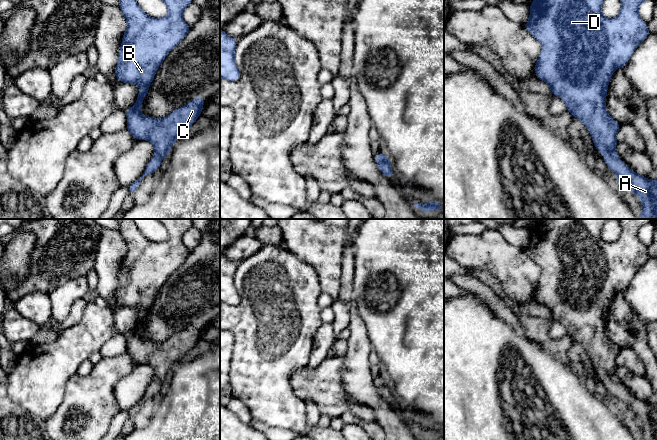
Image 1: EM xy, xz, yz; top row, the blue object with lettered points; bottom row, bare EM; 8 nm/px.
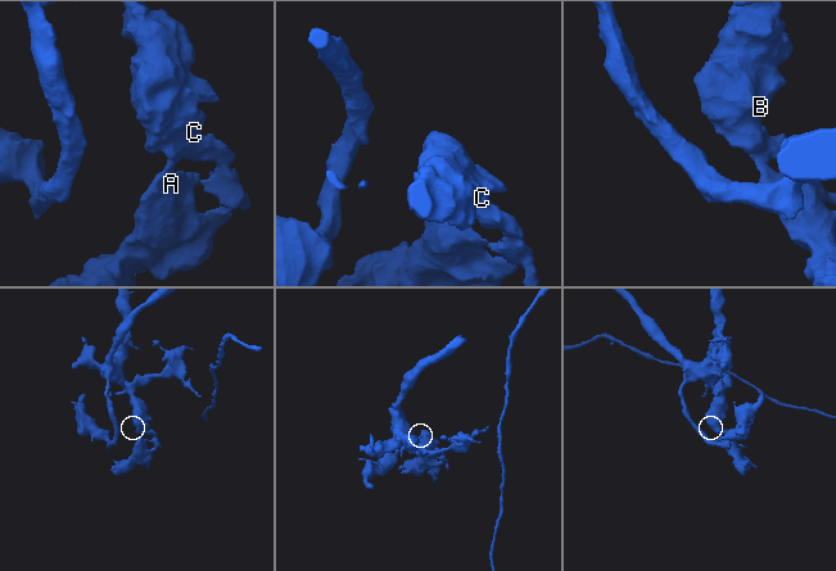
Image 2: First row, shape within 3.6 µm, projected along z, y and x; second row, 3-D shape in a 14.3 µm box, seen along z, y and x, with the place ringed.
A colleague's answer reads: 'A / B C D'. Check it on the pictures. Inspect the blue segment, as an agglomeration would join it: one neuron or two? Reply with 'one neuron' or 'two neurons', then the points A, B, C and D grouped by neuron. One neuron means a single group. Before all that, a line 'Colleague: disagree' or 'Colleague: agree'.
Colleague: disagree
one neuron | A B C D

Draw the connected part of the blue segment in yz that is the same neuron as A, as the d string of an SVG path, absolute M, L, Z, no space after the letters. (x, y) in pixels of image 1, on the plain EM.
M617 219L621 233L615 242L606 242L602 238L602 228L607 220L536 220L529 230L530 240L524 252L542 269L535 288L536 301L546 306L552 318L560 321L574 342L586 350L595 372L617 399L618 406L641 424L642 436L638 440L657 440L657 404L638 399L619 382L615 371L620 348L608 338L605 330L612 298L628 288L638 269L650 259L638 232L643 225L653 223L656 219Z

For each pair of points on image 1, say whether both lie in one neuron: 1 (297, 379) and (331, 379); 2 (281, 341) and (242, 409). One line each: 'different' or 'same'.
1: same
2: different

